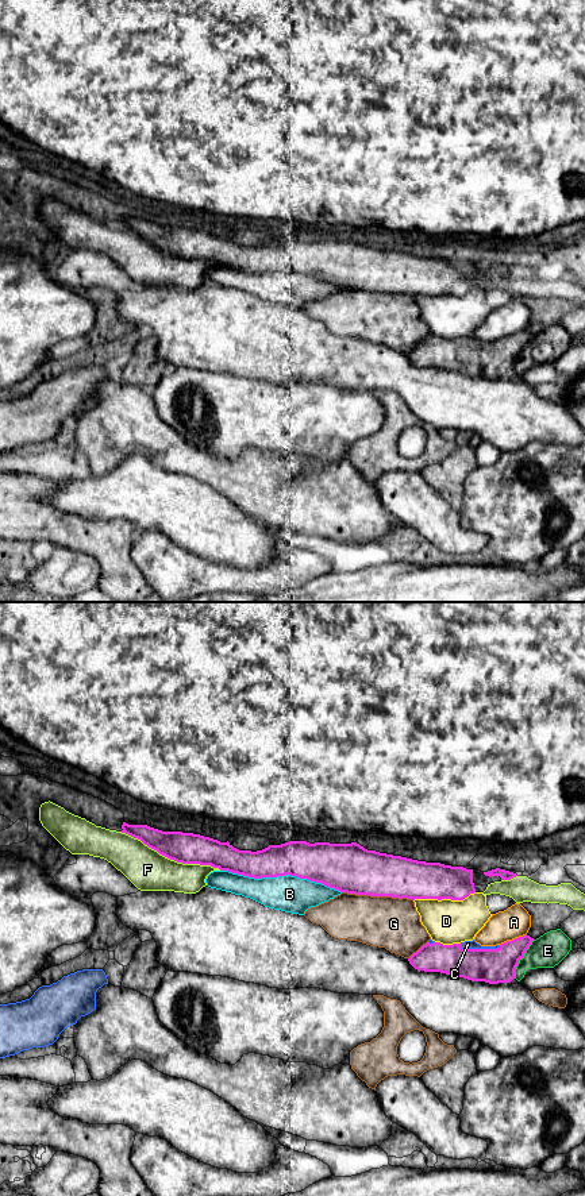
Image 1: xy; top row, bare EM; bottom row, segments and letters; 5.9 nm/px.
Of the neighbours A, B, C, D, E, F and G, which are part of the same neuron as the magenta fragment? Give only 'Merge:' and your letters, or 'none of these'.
Merge: C

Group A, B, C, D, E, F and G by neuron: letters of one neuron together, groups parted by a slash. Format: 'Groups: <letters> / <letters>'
Groups: A / B / C / D / E / F / G

